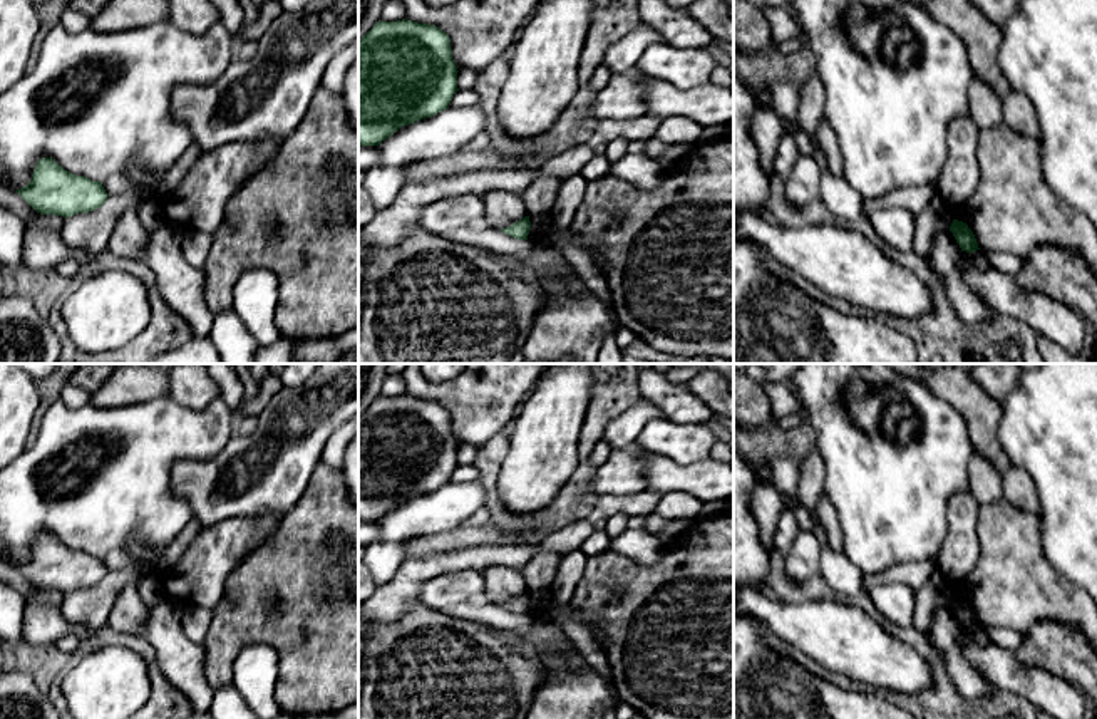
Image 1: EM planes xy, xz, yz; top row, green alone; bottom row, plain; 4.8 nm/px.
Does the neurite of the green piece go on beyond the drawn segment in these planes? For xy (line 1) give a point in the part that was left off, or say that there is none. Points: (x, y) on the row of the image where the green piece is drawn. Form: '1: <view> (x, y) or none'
1: none

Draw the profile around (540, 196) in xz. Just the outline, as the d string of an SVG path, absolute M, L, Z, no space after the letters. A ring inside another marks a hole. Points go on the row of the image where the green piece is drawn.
M556 176L536 178L523 193L521 198L526 204L528 216L549 213L563 179Z

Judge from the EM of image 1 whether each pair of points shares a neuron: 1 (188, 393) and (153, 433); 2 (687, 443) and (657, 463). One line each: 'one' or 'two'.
1: two
2: two

